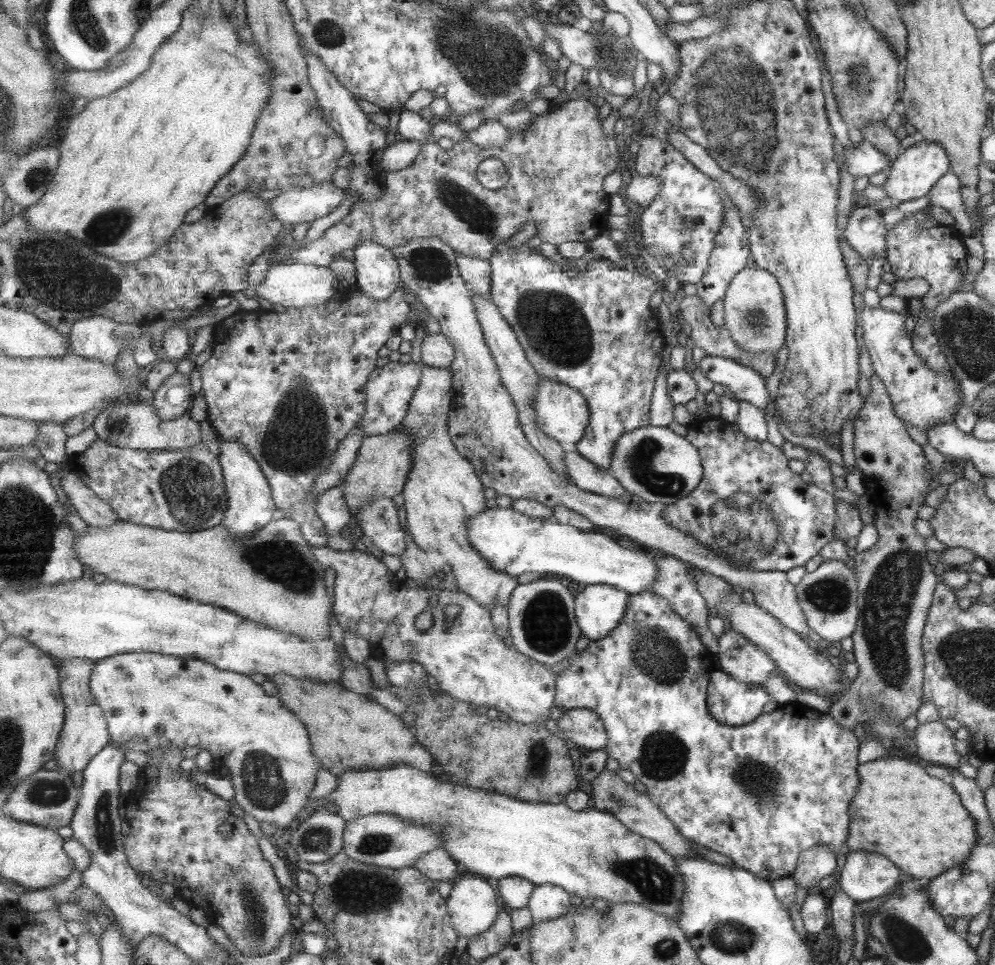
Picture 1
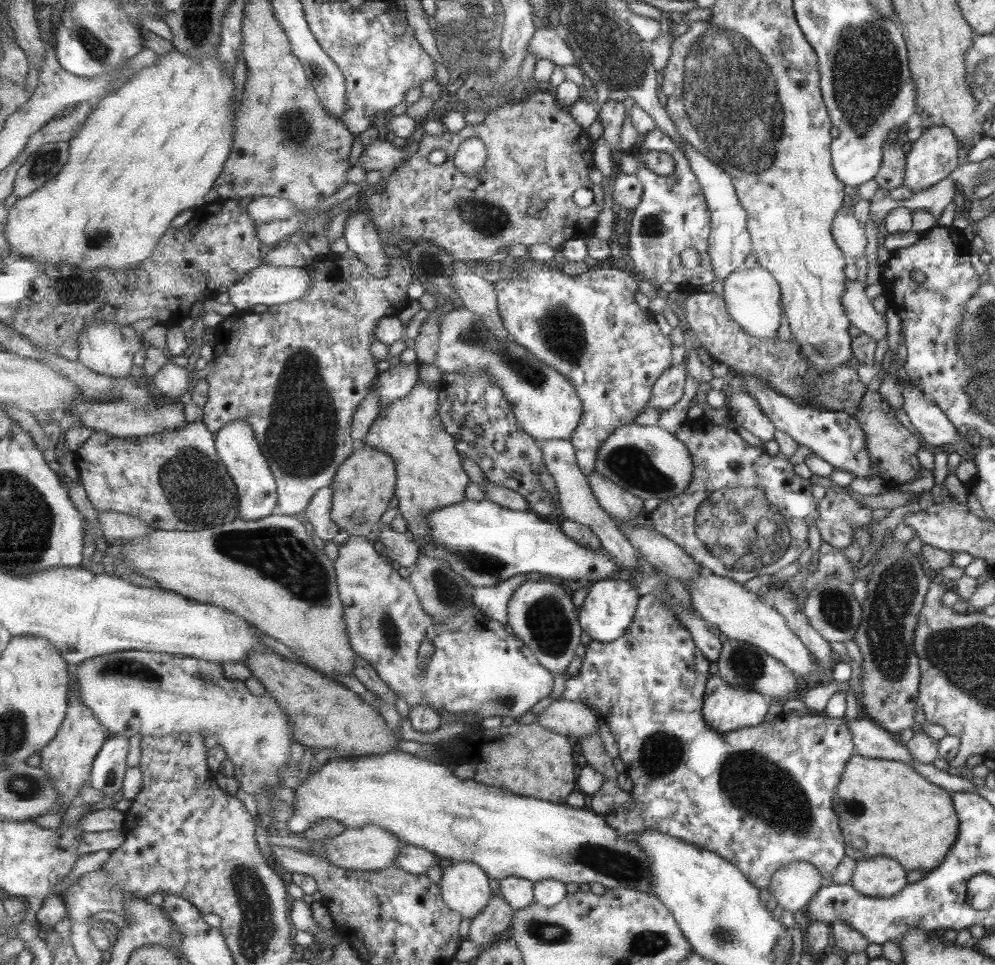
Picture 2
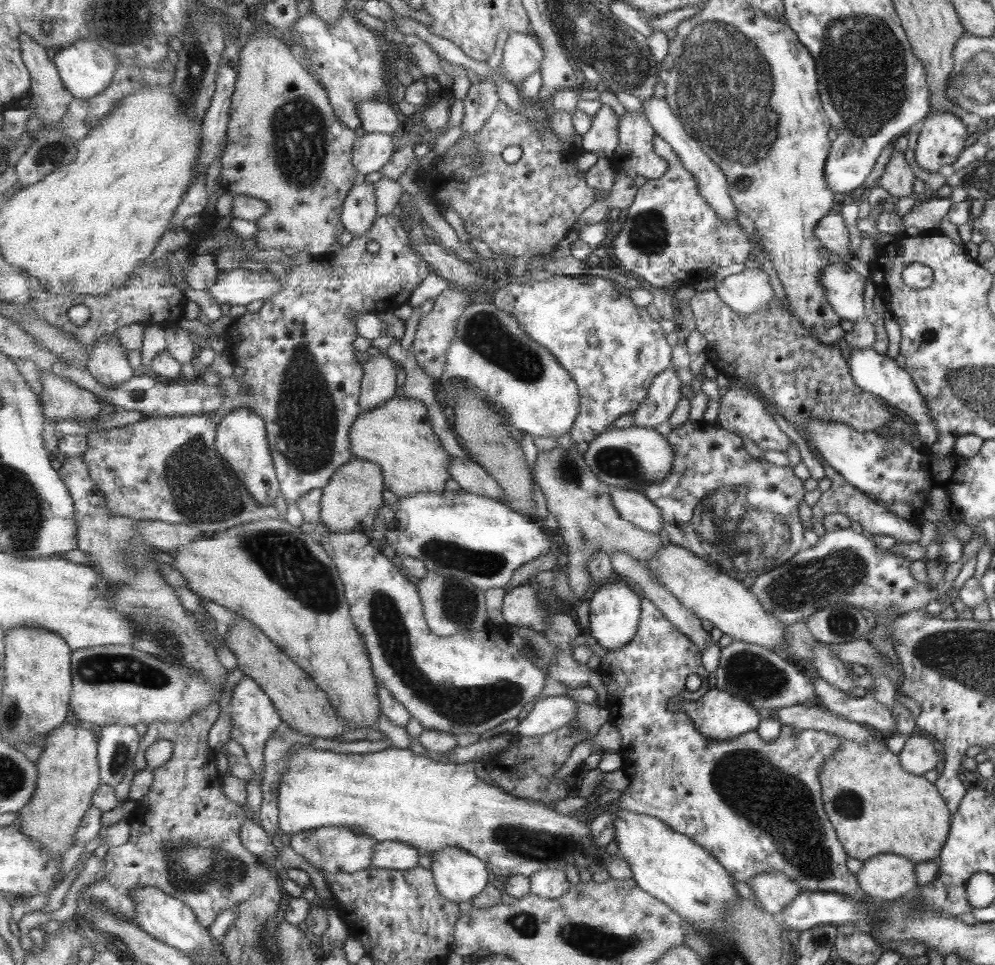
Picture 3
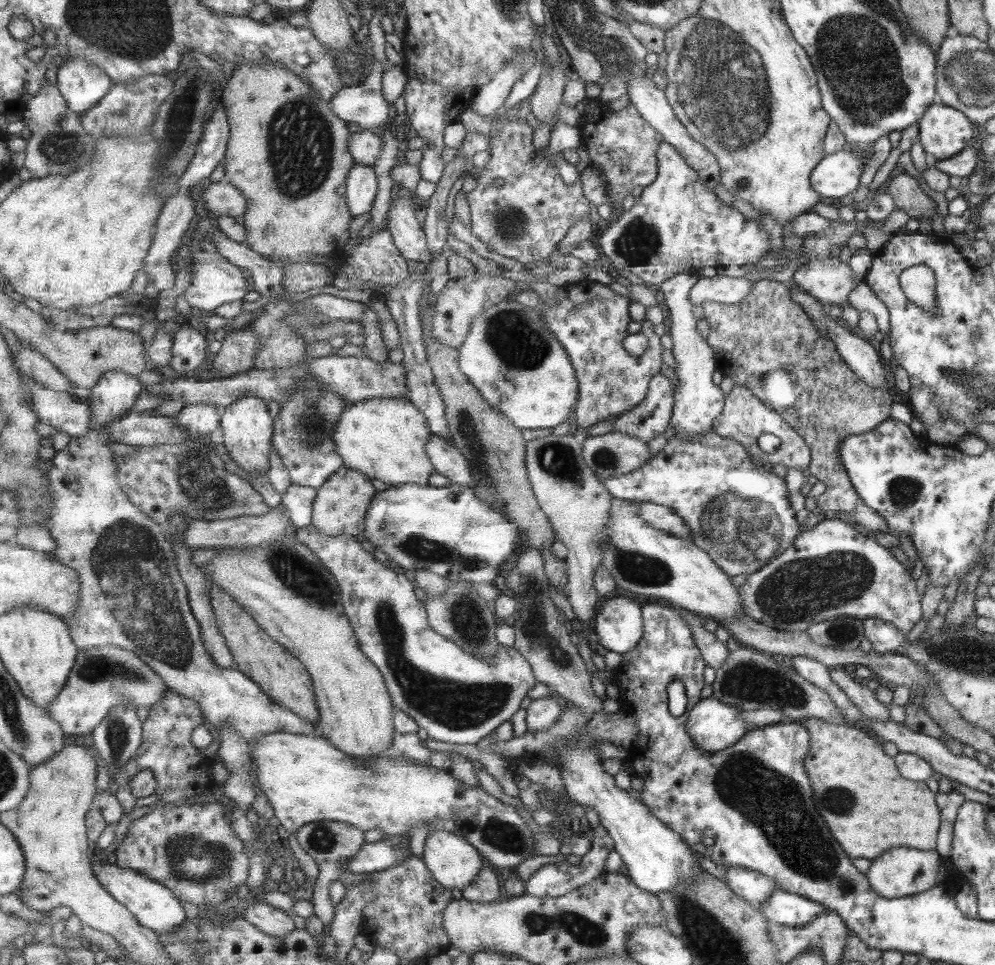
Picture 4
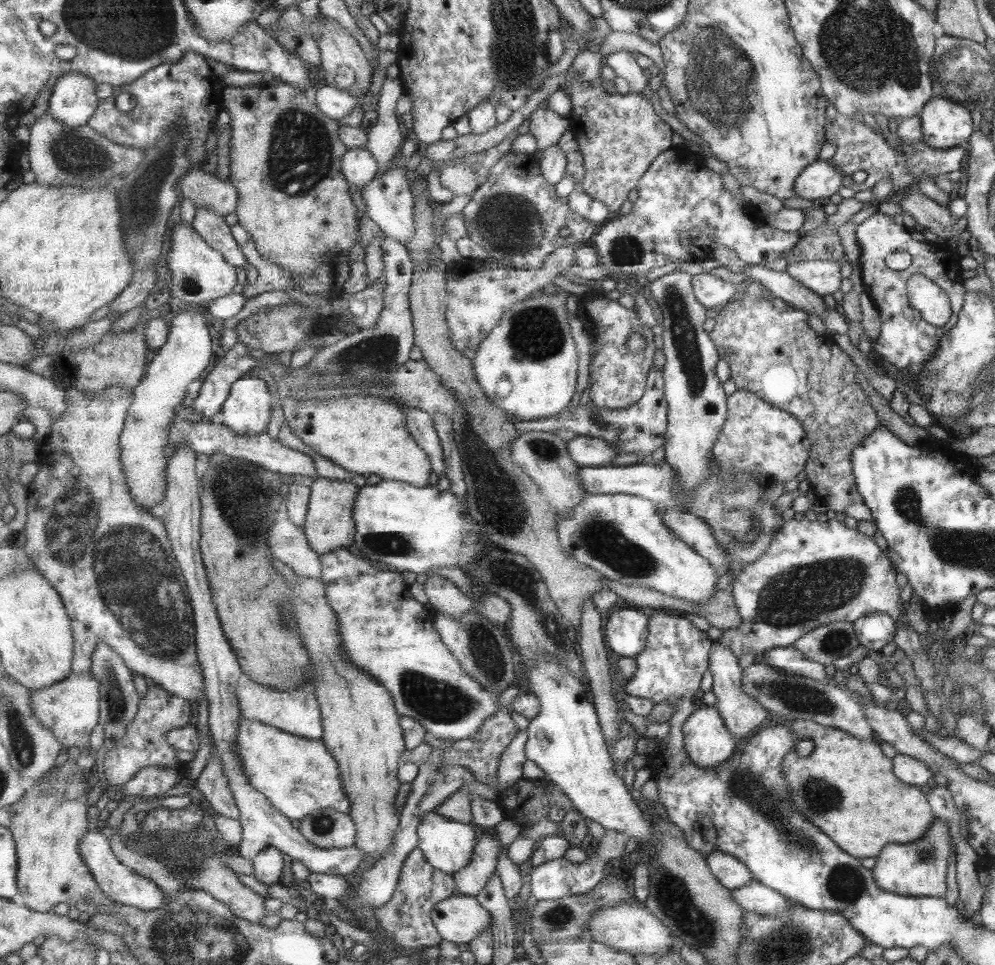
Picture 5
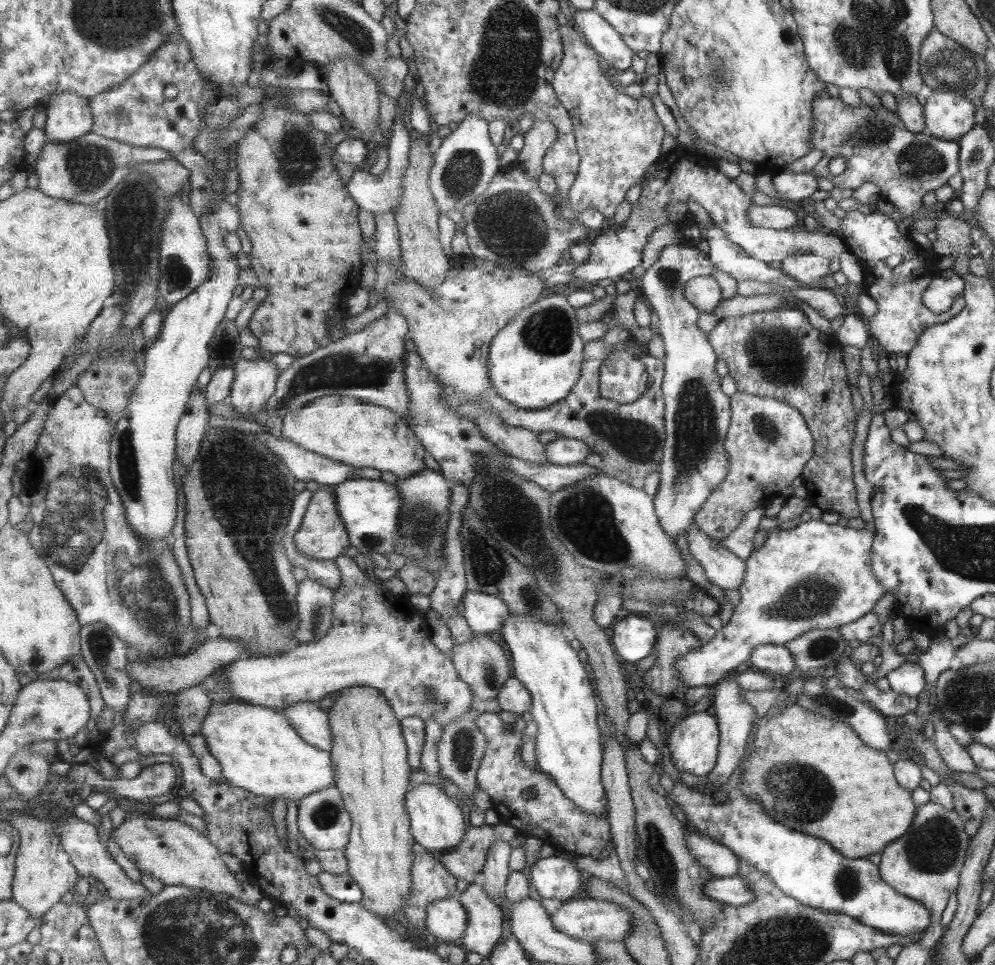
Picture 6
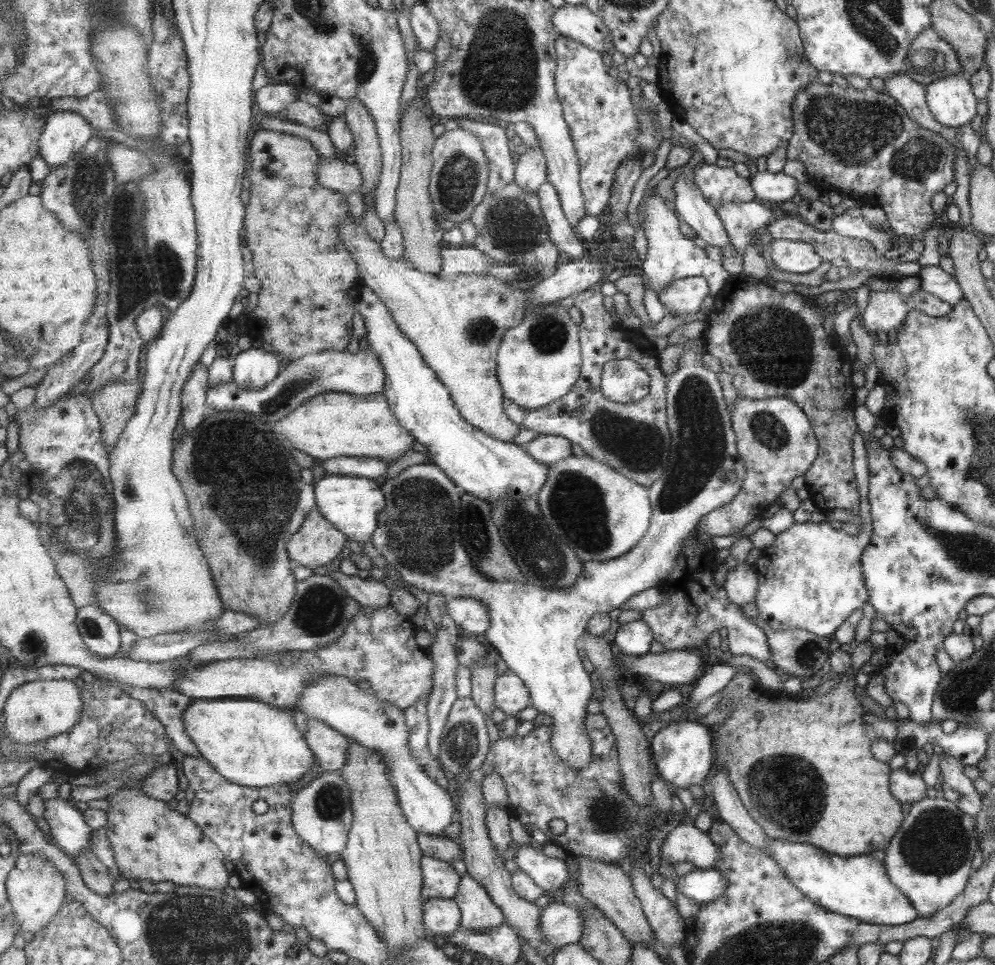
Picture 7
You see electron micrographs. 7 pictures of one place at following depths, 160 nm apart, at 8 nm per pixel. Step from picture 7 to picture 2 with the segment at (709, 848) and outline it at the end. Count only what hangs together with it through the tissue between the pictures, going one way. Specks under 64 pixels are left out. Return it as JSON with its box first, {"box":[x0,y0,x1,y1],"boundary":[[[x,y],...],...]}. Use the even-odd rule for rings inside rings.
{"box":[767,861,823,913],"boundary":[[[807,861],[793,862],[774,872],[767,888],[770,904],[792,913],[803,911],[823,884],[816,866]]]}

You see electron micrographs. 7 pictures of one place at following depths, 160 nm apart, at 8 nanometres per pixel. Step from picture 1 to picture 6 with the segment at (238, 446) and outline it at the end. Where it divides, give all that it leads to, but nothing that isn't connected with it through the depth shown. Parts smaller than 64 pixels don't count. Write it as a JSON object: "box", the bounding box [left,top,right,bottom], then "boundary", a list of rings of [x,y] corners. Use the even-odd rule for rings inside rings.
{"box":[229,357,281,415],"boundary":[[[241,357],[233,367],[236,372],[236,380],[233,384],[229,401],[235,411],[250,415],[252,412],[264,410],[269,398],[275,394],[281,371],[277,369],[277,366],[271,360],[267,361],[262,358],[248,360]]]}

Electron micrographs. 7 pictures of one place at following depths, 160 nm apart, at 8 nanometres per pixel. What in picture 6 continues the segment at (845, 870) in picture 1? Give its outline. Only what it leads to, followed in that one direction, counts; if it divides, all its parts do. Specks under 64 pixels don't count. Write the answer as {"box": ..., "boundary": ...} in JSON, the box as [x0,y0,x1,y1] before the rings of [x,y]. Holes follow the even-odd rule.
{"box":[878,801,970,949],"boundary":[[[931,801],[918,807],[915,818],[911,826],[902,834],[897,842],[889,843],[881,854],[881,861],[878,864],[880,875],[889,884],[892,885],[898,893],[904,894],[913,900],[920,901],[928,912],[931,913],[931,924],[924,928],[923,936],[918,940],[923,948],[930,949],[943,933],[943,927],[940,925],[940,916],[948,904],[948,900],[956,892],[959,886],[960,871],[963,870],[965,860],[967,859],[967,848],[970,842],[969,836],[964,831],[964,821],[954,809],[946,809],[940,804]]]}

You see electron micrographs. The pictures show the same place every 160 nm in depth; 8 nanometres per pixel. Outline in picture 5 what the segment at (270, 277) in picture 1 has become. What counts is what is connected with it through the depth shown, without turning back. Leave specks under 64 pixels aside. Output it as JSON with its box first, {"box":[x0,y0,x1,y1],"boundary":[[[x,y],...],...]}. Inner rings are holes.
{"box":[167,222,237,304],"boundary":[[[180,222],[175,224],[171,233],[172,245],[167,253],[167,267],[171,271],[169,294],[176,304],[201,303],[211,304],[220,296],[227,296],[237,286],[236,265],[228,260],[217,249],[213,249],[200,233],[192,226]]]}

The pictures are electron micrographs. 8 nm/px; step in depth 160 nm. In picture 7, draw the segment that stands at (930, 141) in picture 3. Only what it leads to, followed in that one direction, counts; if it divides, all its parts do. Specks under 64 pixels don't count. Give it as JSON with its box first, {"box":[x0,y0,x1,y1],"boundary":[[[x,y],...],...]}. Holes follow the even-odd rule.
{"box":[923,73,975,128],"boundary":[[[963,73],[945,76],[930,82],[928,85],[923,86],[925,89],[925,102],[926,106],[933,116],[934,120],[945,126],[945,128],[961,128],[964,127],[975,114],[975,94],[971,94],[969,83],[963,78]]]}

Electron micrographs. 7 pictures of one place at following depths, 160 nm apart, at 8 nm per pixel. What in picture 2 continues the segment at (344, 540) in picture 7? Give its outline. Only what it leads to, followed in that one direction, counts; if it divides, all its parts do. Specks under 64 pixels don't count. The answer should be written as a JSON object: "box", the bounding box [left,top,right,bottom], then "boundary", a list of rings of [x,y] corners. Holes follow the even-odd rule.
{"box":[333,446,398,536],"boundary":[[[372,446],[357,449],[349,459],[338,468],[333,489],[333,522],[349,535],[367,536],[383,518],[389,508],[391,498],[396,496],[398,483],[396,461],[386,452]]]}

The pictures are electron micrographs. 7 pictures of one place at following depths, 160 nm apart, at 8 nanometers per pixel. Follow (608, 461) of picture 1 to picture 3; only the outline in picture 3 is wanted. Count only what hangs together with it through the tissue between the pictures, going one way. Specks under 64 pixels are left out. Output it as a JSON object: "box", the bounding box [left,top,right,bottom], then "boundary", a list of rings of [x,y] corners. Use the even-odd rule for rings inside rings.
{"box":[493,272,672,454],"boundary":[[[594,272],[581,275],[553,275],[549,280],[504,283],[495,287],[493,303],[501,310],[510,312],[523,328],[539,344],[548,348],[567,369],[580,389],[580,414],[572,431],[574,444],[585,454],[589,445],[605,431],[619,416],[635,412],[647,398],[653,380],[672,363],[672,346],[659,322],[651,318],[645,307],[637,307],[631,298],[617,293],[615,283],[604,277],[596,277]]]}

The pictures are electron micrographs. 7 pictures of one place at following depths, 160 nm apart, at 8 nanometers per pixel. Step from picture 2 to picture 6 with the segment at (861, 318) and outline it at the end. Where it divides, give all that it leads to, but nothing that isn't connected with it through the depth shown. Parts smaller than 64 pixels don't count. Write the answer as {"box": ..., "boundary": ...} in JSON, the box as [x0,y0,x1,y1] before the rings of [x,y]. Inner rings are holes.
{"box":[779,253,829,286],"boundary":[[[795,253],[783,259],[779,268],[802,286],[820,286],[822,276],[828,275],[829,259],[821,255]]]}

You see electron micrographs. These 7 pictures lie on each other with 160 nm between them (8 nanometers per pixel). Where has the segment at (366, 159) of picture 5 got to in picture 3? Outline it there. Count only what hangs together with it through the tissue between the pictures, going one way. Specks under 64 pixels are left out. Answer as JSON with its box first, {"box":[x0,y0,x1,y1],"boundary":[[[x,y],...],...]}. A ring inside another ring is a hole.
{"box":[342,179,377,237],"boundary":[[[360,179],[345,201],[342,221],[353,237],[365,236],[377,218],[376,186]]]}

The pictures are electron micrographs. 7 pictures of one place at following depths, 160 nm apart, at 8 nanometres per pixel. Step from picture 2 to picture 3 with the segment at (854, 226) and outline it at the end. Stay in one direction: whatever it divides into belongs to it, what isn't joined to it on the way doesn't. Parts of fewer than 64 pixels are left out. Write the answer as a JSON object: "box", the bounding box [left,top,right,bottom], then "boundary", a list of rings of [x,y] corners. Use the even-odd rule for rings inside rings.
{"box":[814,212,854,261],"boundary":[[[829,212],[829,216],[825,215],[825,220],[821,220],[821,224],[816,224],[814,234],[817,236],[817,241],[821,242],[821,247],[839,254],[844,261],[854,257],[848,247],[848,230],[839,212]]]}

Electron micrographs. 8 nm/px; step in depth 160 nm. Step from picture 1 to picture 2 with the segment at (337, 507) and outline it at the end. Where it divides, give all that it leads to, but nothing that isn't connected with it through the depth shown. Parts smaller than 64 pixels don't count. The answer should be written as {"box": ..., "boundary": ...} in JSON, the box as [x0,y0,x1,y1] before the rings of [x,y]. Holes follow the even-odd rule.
{"box":[303,487,341,541],"boundary":[[[323,487],[317,491],[303,514],[319,541],[333,540],[341,532],[340,526],[333,522],[332,508],[333,489],[332,487]]]}

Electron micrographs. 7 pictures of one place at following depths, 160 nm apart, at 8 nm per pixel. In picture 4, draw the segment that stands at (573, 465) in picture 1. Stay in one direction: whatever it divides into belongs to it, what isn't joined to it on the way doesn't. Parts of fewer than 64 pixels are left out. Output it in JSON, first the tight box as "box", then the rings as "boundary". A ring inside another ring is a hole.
{"box":[633,502,692,539],"boundary":[[[633,502],[638,506],[639,514],[655,528],[664,530],[670,535],[681,537],[682,539],[692,538],[692,534],[685,524],[685,519],[674,508],[653,504],[651,502]]]}

